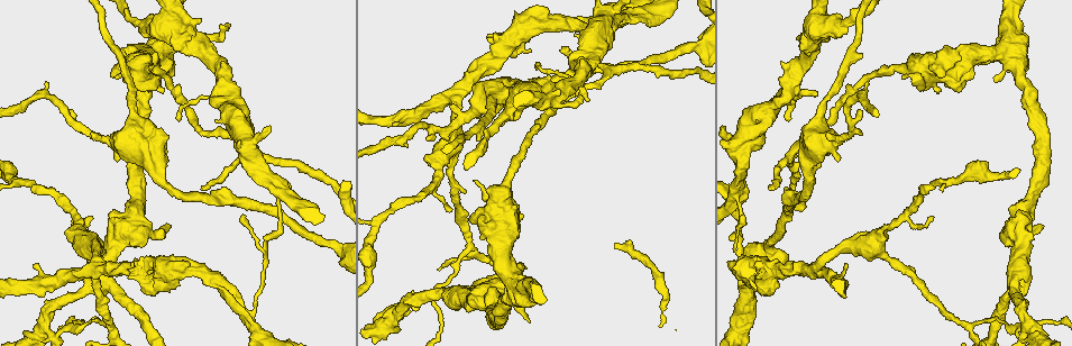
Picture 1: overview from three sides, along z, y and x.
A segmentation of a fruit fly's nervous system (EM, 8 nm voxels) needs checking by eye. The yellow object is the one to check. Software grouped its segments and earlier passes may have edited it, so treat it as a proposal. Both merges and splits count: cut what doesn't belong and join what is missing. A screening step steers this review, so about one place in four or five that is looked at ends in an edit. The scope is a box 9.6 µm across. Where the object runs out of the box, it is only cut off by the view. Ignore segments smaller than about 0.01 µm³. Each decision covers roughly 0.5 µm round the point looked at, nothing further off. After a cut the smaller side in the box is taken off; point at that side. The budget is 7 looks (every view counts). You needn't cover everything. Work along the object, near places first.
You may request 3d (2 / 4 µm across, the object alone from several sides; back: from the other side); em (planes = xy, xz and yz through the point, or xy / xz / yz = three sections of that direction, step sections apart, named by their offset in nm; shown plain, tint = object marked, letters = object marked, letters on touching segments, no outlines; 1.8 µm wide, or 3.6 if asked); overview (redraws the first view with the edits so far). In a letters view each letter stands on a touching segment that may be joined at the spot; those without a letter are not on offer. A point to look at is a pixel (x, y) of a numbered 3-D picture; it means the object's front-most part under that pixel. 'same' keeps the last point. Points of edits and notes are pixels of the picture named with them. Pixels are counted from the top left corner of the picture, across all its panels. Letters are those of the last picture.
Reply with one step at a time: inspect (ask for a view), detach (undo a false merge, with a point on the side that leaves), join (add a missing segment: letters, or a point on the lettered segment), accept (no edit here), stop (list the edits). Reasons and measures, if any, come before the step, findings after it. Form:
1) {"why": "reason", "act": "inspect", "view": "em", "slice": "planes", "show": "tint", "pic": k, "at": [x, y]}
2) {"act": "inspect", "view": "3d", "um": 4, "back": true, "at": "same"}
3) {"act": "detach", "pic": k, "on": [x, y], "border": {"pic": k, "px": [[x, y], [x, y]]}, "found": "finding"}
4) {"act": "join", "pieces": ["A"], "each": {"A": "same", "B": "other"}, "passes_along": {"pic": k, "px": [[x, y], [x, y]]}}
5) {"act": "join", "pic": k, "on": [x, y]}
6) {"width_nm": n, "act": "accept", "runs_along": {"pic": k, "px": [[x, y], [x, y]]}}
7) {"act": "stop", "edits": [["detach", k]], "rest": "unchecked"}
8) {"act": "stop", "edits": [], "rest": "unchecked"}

{"why": "thin arm on a thick one", "act": "inspect", "view": "em", "slice": "planes", "show": "letters", "pic": 1, "at": [243, 314]}

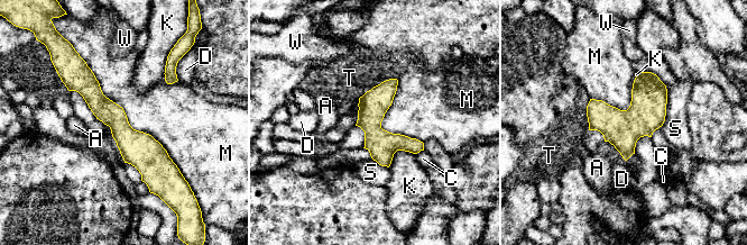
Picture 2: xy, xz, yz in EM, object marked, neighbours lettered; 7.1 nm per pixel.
{"longest_contact_nm": ["M", 1100], "act": "accept", "each": {"A": "other", "C": "other", "D": "other", "K": "other", "M": "other", "S": "other", "T": "other", "W": "other"}, "found": "continuous, no second neuron"}

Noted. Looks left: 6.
{"why": "branch point", "act": "inspect", "view": "em", "slice": "xz", "step": 16, "show": "tint", "pic": 1, "at": [143, 267]}

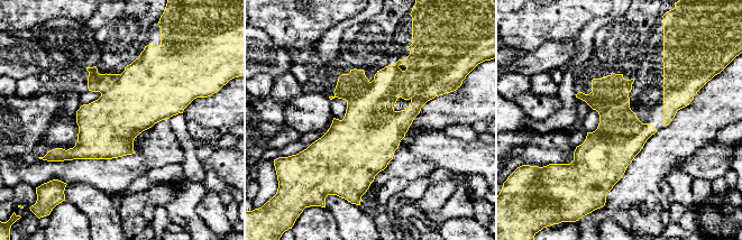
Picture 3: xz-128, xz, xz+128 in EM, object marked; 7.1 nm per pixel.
{"why": "cut it another way", "act": "inspect", "view": "em", "slice": "planes", "show": "letters", "at": "same"}

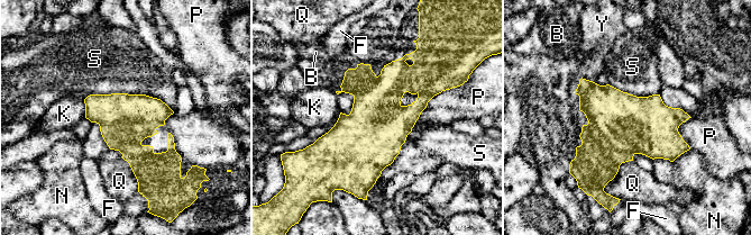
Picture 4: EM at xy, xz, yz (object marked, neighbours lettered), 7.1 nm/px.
{"act": "accept", "each": {"B": "other", "F": "other", "K": "other", "N": "other", "P": "other", "Q": "other", "S": "other", "Y": "other"}, "border": {"pic": 4, "px": [[84, 98], [145, 93], [174, 111]]}, "found": "all the same neuron"}

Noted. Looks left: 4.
{"why": "abrupt turn", "act": "inspect", "view": "3d", "um": 2, "pic": 1, "at": [638, 12]}

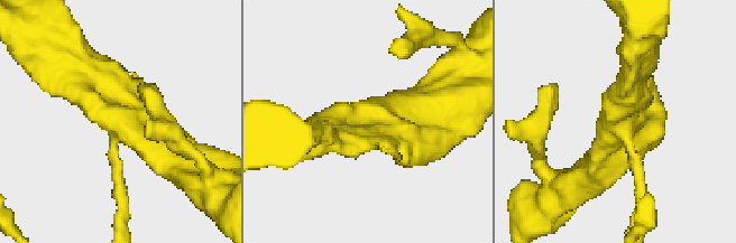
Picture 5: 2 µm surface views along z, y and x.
{"arms": 3, "why": "shape alone is not enough", "act": "inspect", "view": "em", "um": 3.6, "slice": "planes", "show": "plain", "pic": 5, "at": [372, 119]}

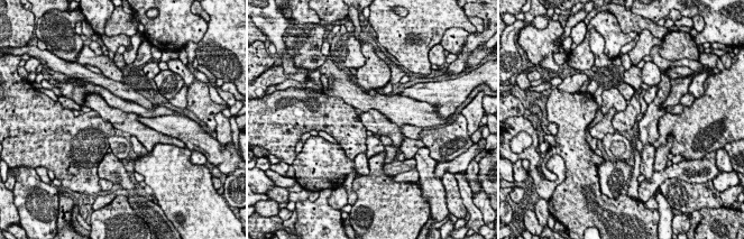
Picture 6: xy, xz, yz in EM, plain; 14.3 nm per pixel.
{"act": "inspect", "view": "em", "um": 3.6, "slice": "planes", "show": "letters", "at": "same"}

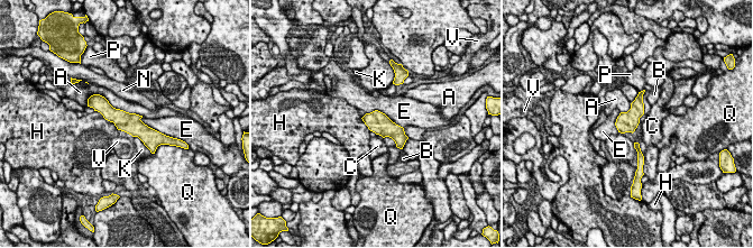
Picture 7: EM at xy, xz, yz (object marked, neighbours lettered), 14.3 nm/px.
{"longest_contact_nm": ["A", 700], "act": "accept", "each": {"A": "other", "B": "other", "C": "other", "E": "other", "H": "other", "K": "other", "N": "other", "P": "other", "Q": "other", "V": "other"}, "runs_along": {"pic": 7, "px": [[100, 102], [149, 143]]}, "found": "one neuron here"}

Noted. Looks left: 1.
{"act": "stop", "edits": [], "rest": "unchecked"}

